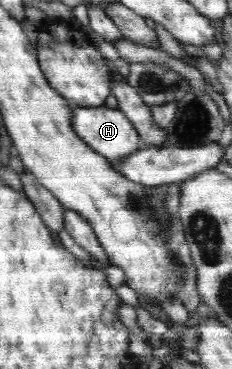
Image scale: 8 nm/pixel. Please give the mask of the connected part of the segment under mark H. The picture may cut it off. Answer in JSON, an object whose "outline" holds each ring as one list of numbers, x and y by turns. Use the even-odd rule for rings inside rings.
{"outline":[[105,105,99,107,75,106,72,116,71,127,75,135,79,136,95,152,99,152,112,161,124,159,143,146,134,125,118,108,108,108]]}

